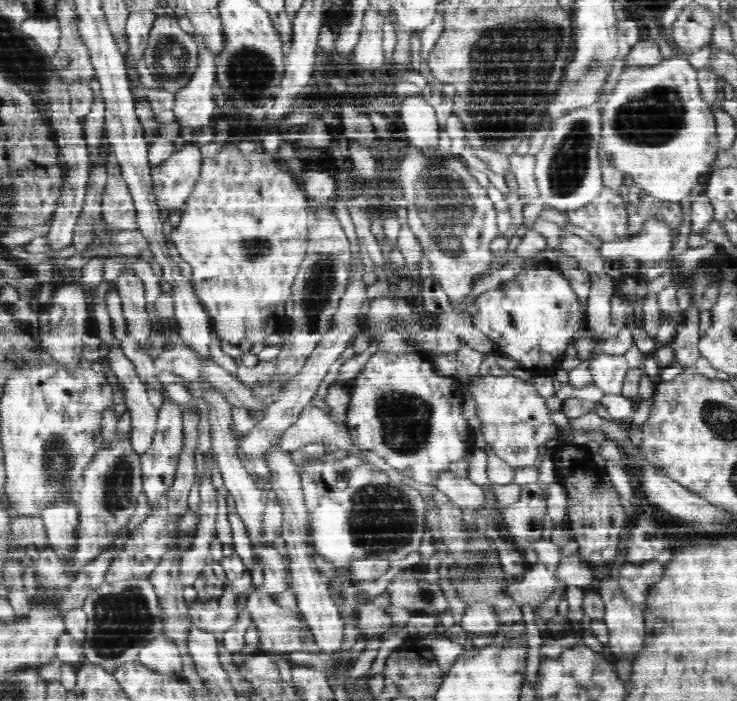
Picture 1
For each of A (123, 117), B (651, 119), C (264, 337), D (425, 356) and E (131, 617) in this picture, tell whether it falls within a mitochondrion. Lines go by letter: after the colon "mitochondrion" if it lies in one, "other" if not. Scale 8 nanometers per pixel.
A: other
B: mitochondrion
C: other
D: other
E: mitochondrion

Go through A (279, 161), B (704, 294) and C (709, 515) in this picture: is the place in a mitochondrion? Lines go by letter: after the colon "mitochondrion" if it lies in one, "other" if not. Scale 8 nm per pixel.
A: other
B: other
C: other

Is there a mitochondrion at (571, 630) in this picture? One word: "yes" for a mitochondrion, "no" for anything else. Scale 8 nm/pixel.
no

